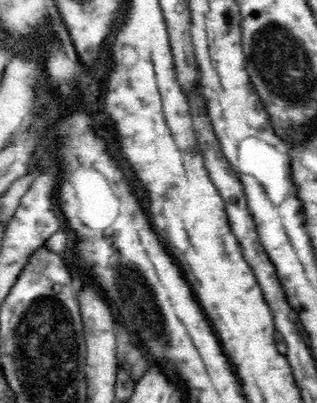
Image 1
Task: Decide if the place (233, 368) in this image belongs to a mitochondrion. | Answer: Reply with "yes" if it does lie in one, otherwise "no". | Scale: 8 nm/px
no

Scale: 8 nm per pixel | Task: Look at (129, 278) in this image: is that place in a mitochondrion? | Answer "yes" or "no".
yes

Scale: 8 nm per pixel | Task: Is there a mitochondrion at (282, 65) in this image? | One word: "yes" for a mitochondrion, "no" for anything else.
yes

